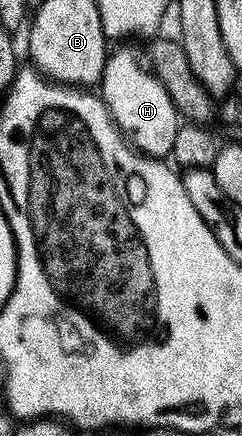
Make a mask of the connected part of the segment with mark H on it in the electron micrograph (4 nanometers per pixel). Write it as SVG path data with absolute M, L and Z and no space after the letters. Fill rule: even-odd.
M117 51L114 55L112 52L105 60L99 95L105 100L113 124L126 140L142 155L164 160L172 156L175 145L175 133L179 126L177 106L152 70L142 60L141 63L129 51Z

